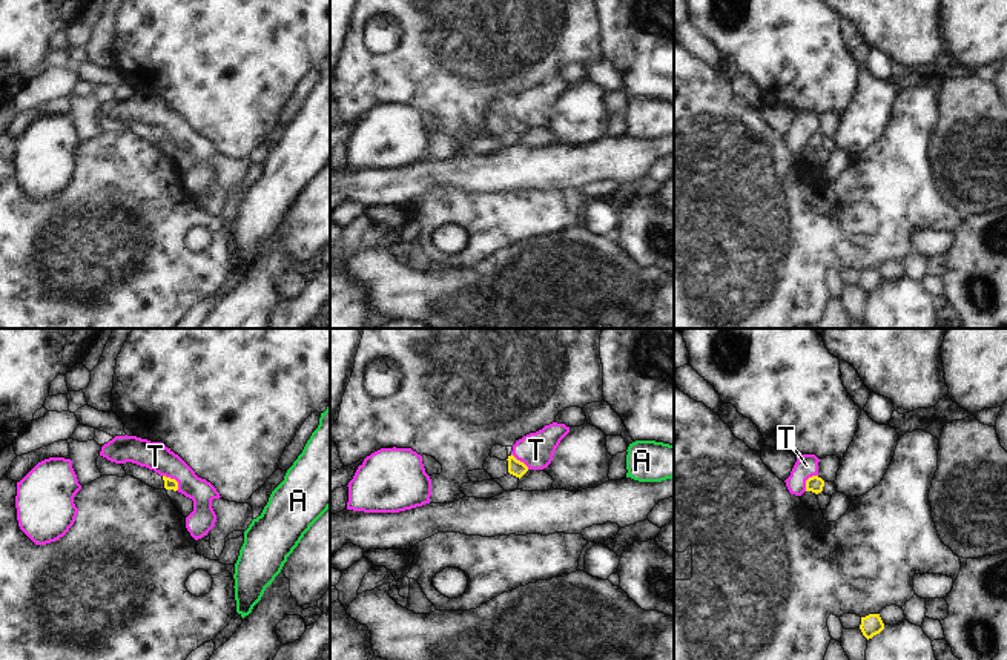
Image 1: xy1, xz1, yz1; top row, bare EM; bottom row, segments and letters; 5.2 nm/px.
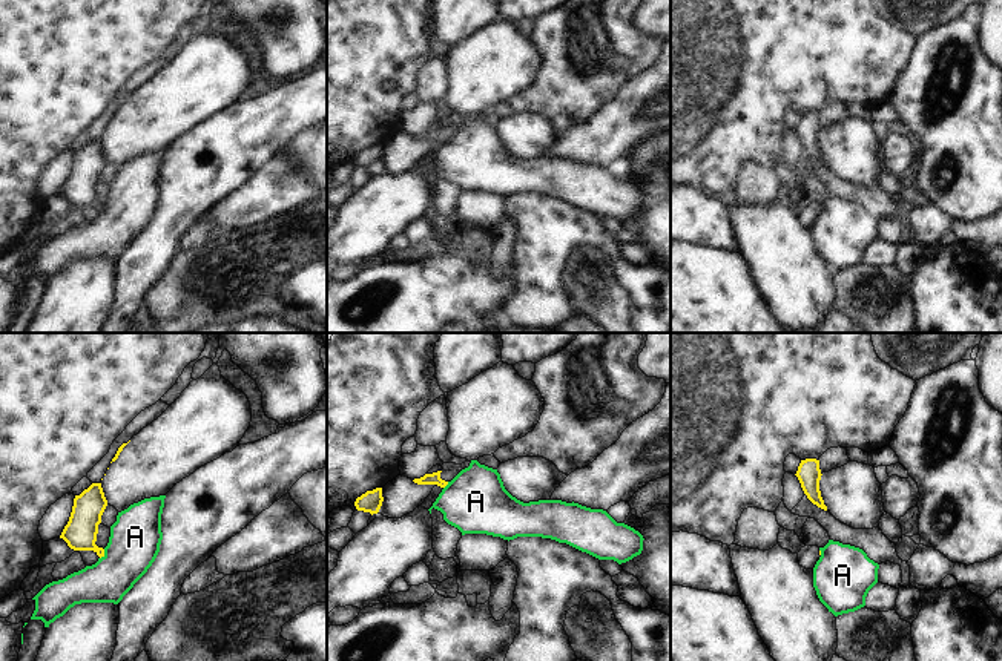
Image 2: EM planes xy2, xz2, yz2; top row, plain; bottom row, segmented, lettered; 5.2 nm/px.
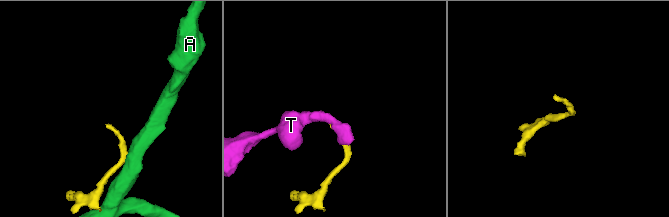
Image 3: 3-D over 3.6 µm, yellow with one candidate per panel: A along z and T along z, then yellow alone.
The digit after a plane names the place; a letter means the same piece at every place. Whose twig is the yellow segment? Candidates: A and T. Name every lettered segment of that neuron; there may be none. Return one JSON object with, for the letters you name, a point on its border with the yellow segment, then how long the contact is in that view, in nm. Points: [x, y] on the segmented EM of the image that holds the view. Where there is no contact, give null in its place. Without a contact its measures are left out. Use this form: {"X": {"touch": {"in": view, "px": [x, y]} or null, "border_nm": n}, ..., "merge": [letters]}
{"merge": []}

